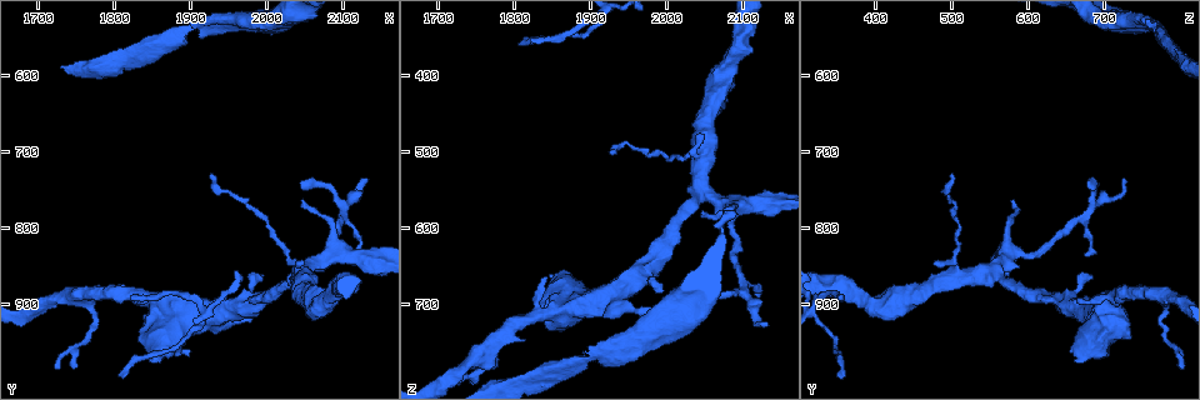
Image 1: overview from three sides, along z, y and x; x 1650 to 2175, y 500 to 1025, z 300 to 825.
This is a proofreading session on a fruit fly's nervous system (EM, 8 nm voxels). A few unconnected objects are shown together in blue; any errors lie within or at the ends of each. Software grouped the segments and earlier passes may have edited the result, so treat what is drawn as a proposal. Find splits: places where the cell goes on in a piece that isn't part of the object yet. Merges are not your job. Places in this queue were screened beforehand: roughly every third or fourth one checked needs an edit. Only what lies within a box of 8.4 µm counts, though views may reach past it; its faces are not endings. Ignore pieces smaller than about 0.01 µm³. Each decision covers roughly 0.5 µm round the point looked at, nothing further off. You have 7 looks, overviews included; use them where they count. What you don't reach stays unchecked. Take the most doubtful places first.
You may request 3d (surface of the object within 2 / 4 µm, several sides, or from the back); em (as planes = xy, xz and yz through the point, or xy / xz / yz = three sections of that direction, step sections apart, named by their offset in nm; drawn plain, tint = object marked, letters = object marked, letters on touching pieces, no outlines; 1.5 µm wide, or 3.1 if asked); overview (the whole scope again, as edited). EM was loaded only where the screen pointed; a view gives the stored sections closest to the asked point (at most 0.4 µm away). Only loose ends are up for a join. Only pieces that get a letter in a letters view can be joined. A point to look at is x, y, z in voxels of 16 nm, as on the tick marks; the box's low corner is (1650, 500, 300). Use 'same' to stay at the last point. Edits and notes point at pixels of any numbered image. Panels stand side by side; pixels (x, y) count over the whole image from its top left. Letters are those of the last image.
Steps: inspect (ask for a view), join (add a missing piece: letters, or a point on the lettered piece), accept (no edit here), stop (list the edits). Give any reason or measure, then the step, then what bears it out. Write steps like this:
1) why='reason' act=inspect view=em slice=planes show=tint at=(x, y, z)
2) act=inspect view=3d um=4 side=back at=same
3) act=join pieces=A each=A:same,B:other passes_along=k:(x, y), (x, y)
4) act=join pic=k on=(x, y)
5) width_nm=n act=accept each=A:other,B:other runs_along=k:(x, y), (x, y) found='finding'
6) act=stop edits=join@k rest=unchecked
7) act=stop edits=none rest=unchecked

why='branch stops here' act=inspect view=em slice=yz step=4 show=letters at=(1845, 900, 660)

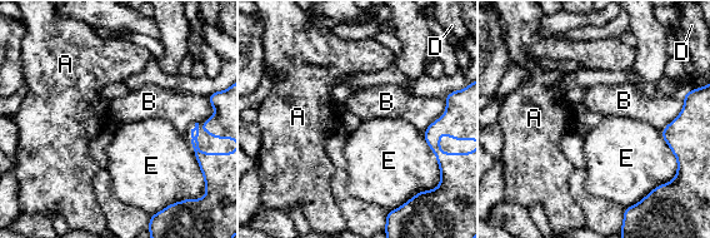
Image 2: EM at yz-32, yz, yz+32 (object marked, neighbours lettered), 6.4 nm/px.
why='cut it another way' act=inspect view=em slice=planes show=letters at=same

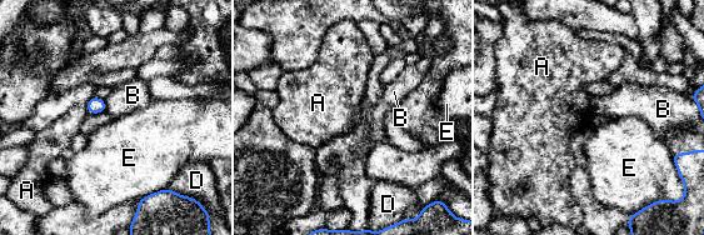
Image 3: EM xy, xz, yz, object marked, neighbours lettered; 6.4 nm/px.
act=accept each=A:other,B:other,D:other,E:other border=3:(104, 100), (105, 111) found='no lettered piece goes on from it'

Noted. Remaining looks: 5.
why='branch stops here' act=inspect view=em slice=planes show=plain at=(1990, 865, 685)

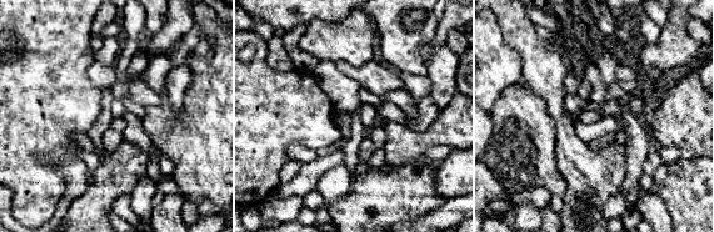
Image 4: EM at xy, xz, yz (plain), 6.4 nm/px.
why='see the neighbours' act=inspect view=em slice=planes show=letters at=same

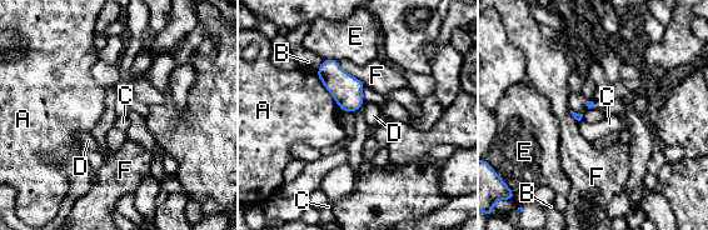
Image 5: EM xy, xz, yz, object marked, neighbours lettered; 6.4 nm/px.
act=accept each=A:other,B:other,C:other,D:other,E:other,F:other border=5:(364, 101), (358, 110) found='no lettered piece goes on from it'

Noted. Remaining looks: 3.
why='tapers out' act=inspect view=3d um=2 at=(2130, 735, 725)

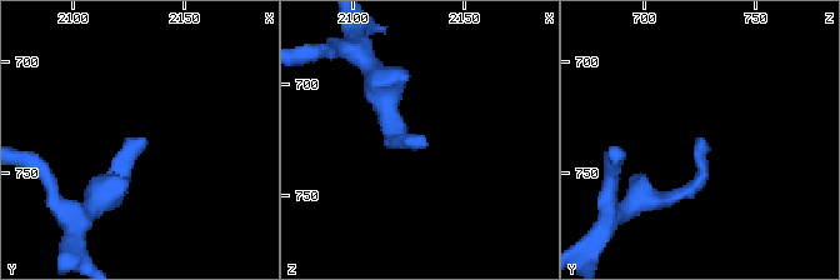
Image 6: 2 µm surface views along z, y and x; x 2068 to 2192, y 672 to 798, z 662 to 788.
why='shape alone is not enough' act=inspect view=em slice=planes show=letters at=(2132, 735, 727)

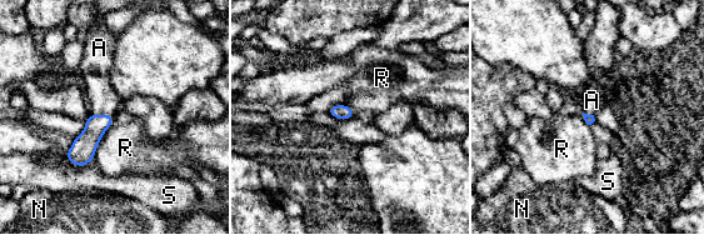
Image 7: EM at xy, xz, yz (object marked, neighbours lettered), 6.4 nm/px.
act=join pieces=A each=A:same,N:other,R:other,S:other passes_along=7:(84, 146), (103, 114), (100, 93) found='it goes on there'

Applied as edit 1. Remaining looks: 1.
act=stop edits=join@7 rest=unchecked

